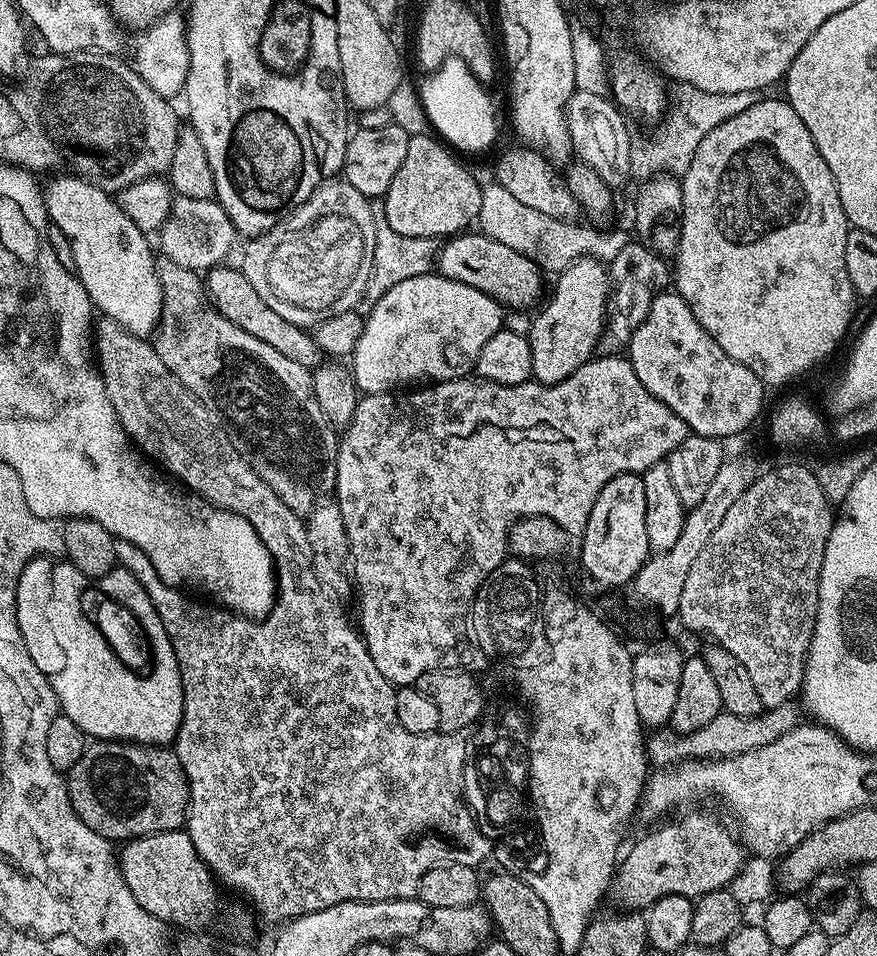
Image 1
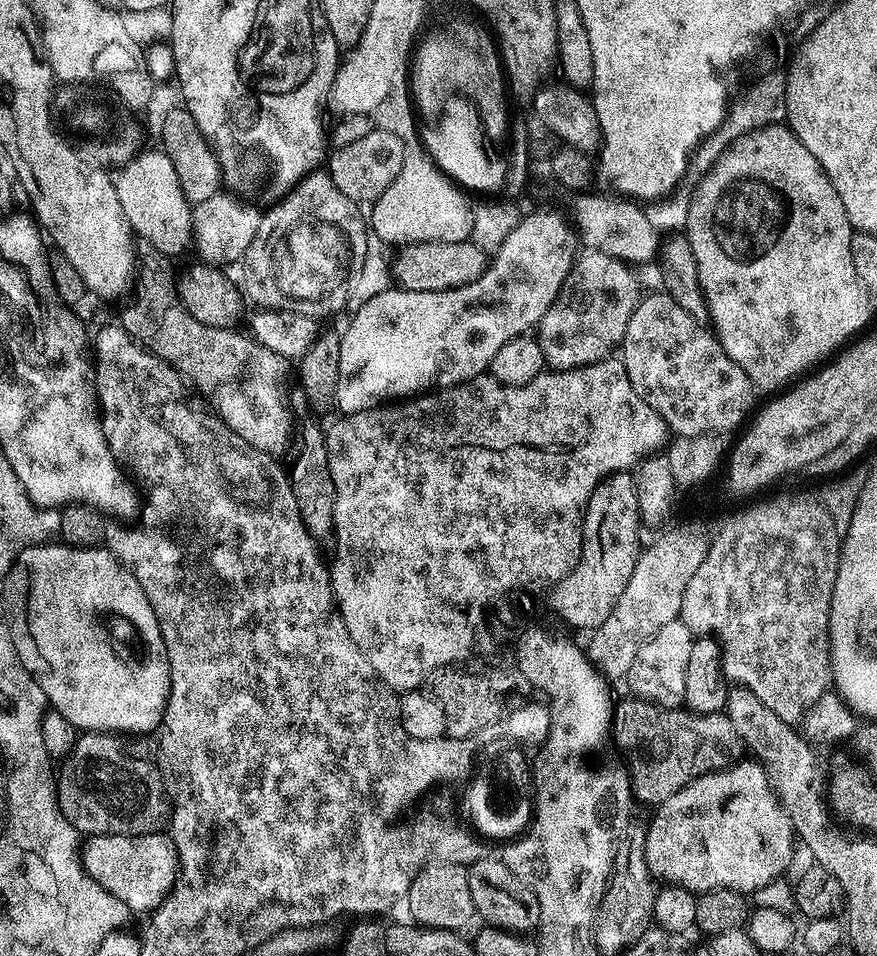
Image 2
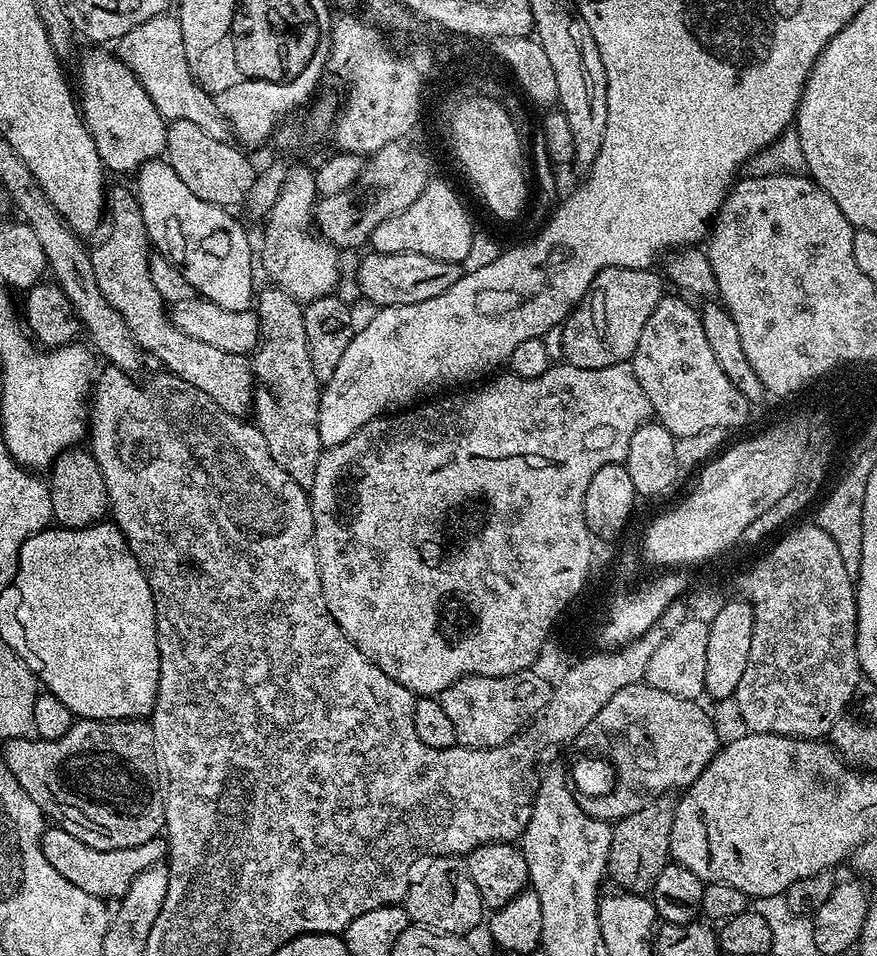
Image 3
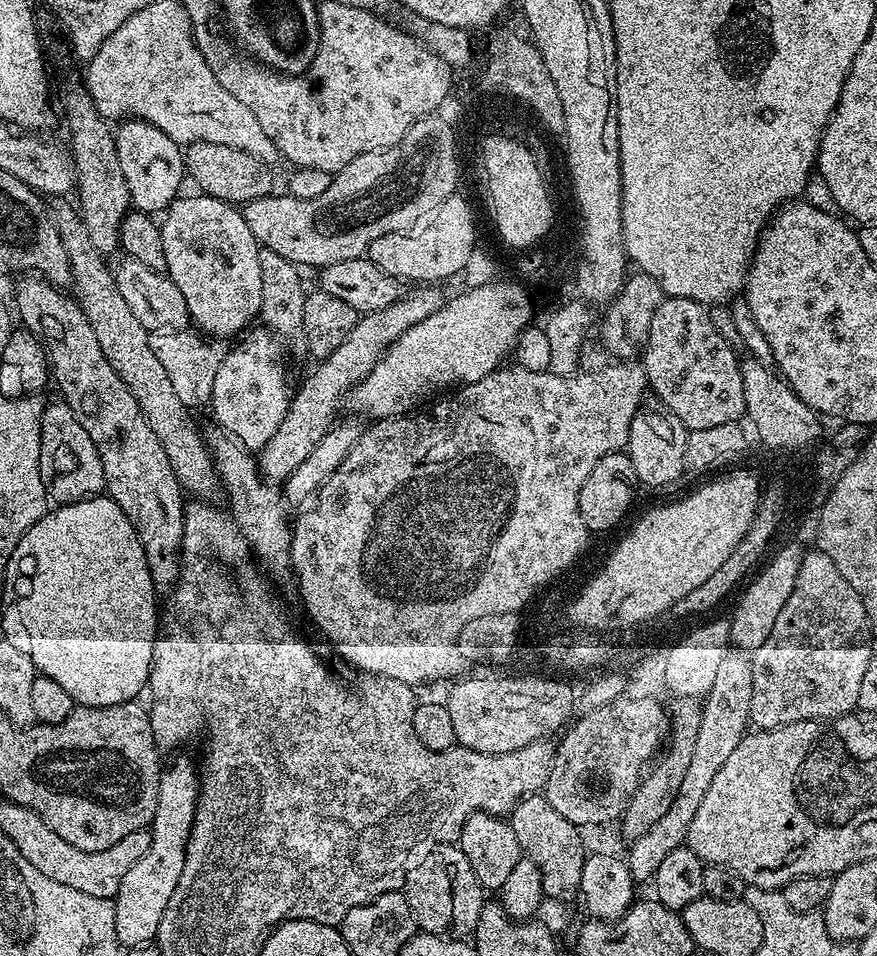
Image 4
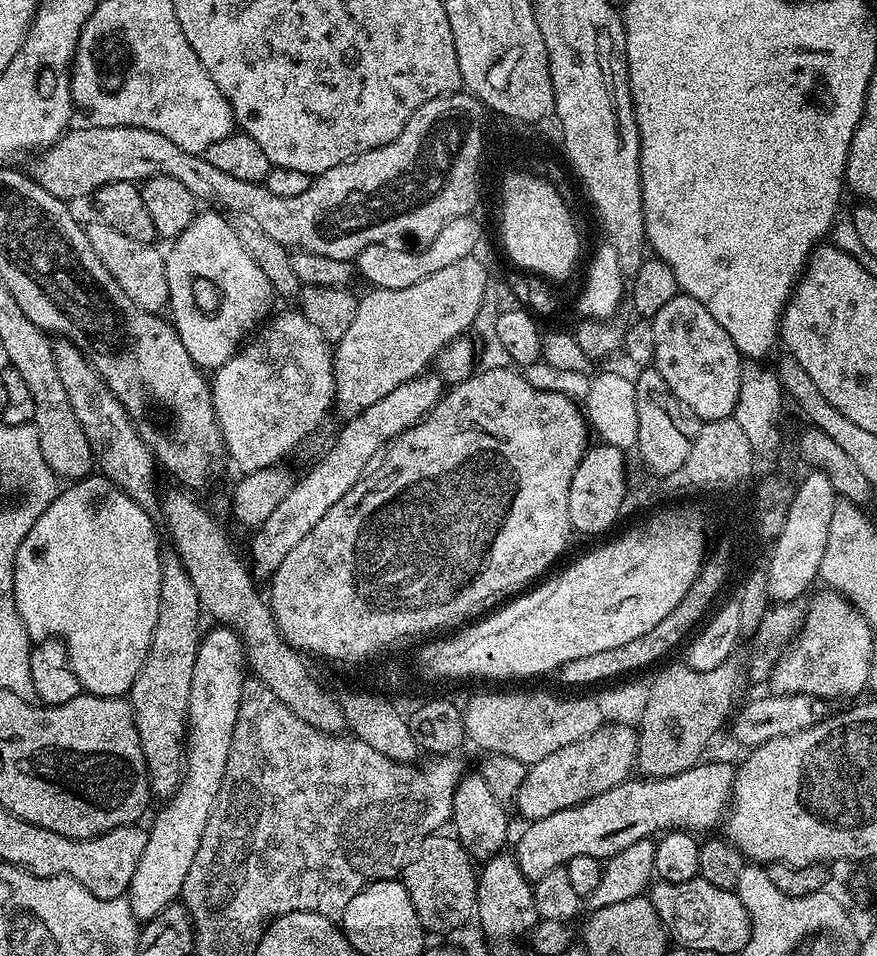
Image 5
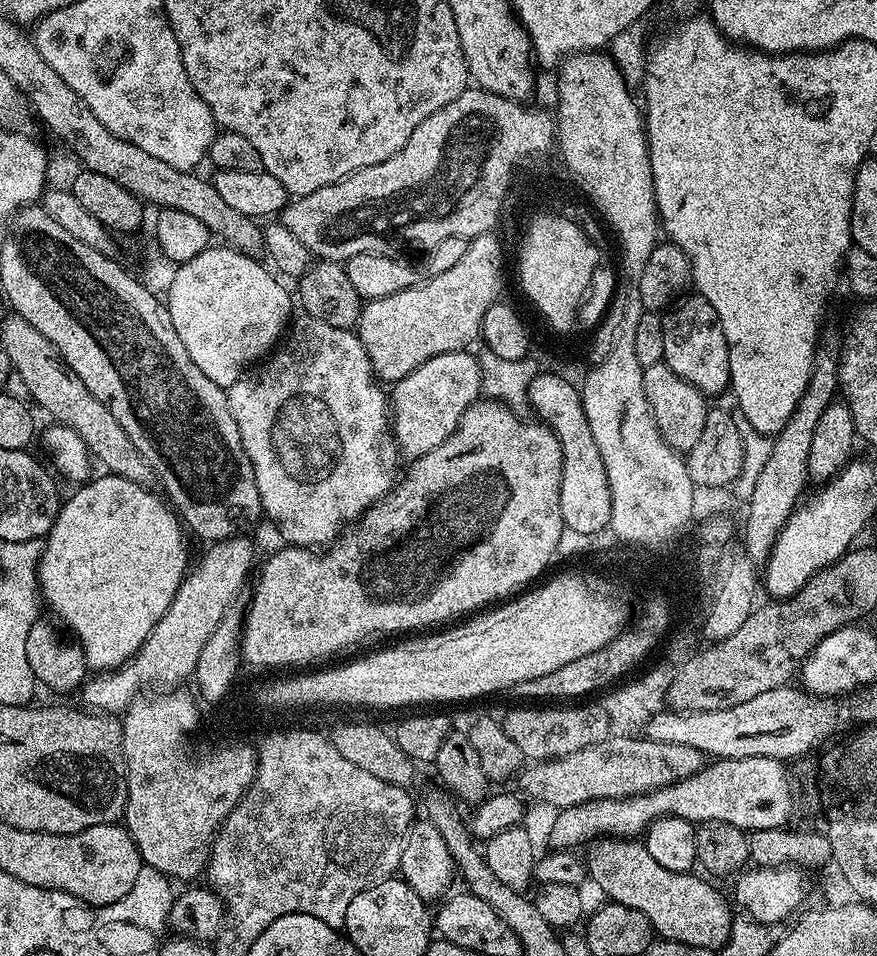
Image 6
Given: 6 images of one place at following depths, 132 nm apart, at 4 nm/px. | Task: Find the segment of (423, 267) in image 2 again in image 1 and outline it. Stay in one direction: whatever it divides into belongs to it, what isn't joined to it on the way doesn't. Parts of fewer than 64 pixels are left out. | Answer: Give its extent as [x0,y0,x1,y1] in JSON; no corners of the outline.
[434,234,542,309]

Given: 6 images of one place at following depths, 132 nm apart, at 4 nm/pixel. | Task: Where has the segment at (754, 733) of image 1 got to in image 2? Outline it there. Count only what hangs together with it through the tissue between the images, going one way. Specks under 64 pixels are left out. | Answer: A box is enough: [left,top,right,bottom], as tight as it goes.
[610,699,746,806]

